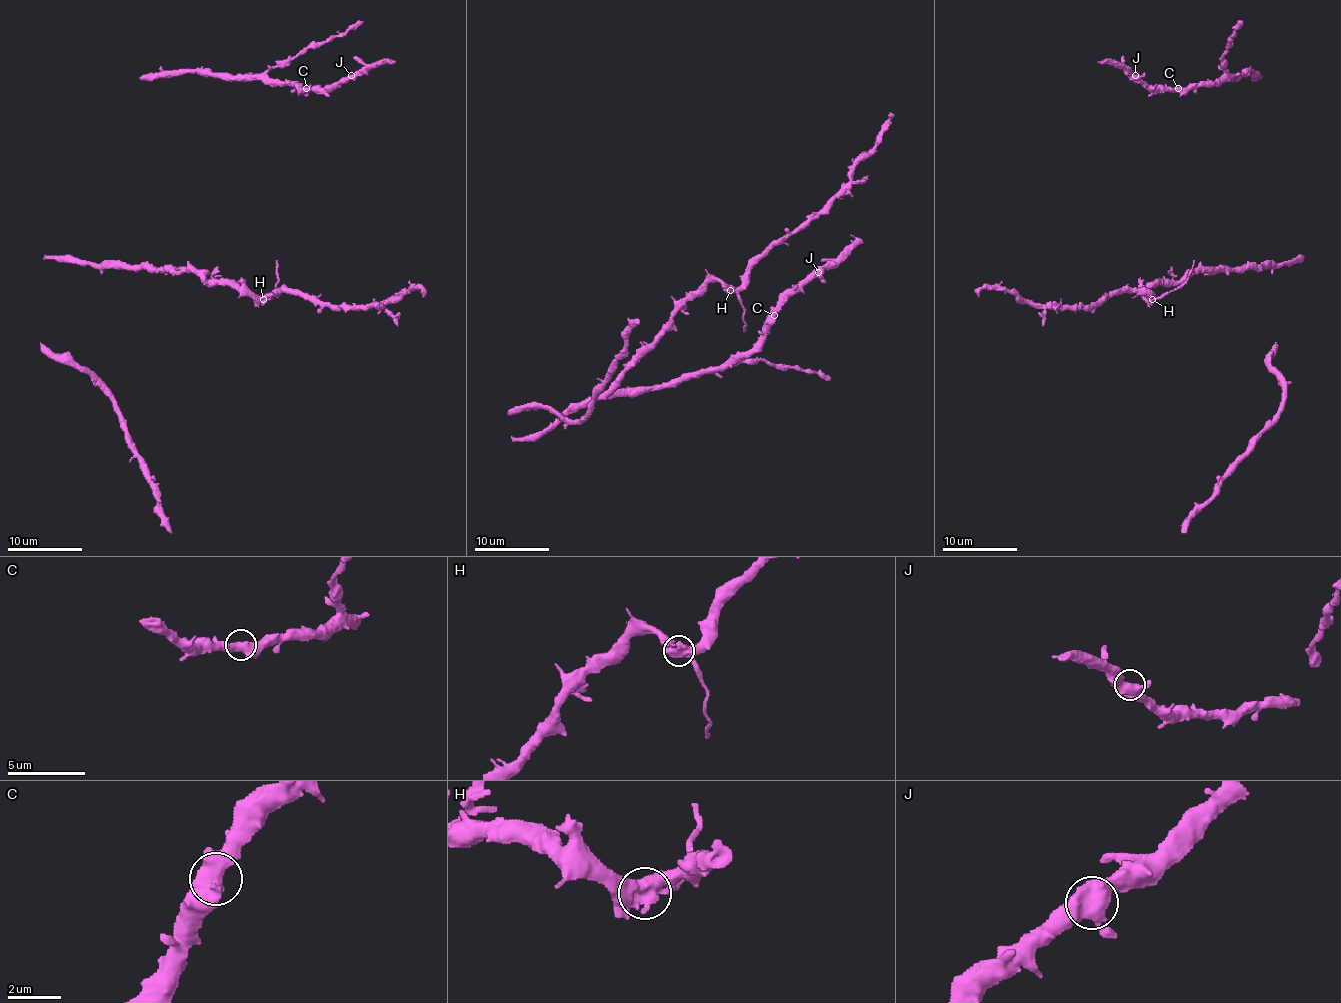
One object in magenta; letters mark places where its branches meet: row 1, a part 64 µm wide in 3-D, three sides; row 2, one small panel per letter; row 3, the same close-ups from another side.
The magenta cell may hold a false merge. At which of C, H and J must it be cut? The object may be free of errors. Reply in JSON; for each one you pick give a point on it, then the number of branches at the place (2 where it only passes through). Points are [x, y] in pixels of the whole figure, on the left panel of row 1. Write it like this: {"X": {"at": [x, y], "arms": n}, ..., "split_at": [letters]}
{"H": {"at": [263, 299], "arms": 3}, "split_at": ["H"]}

